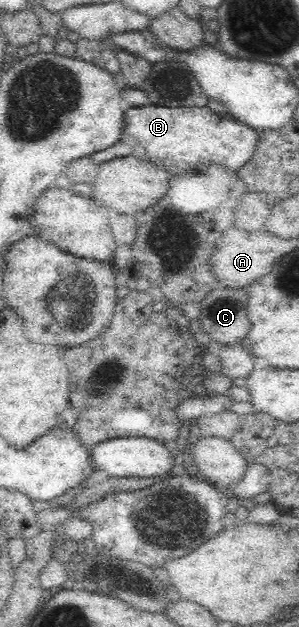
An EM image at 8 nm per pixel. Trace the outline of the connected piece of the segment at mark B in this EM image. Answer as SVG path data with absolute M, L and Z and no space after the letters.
M146 104L125 110L121 139L114 146L89 157L101 164L115 158L135 156L159 165L173 177L208 164L237 173L253 155L257 142L257 130L227 115L218 116L207 106L170 108Z

